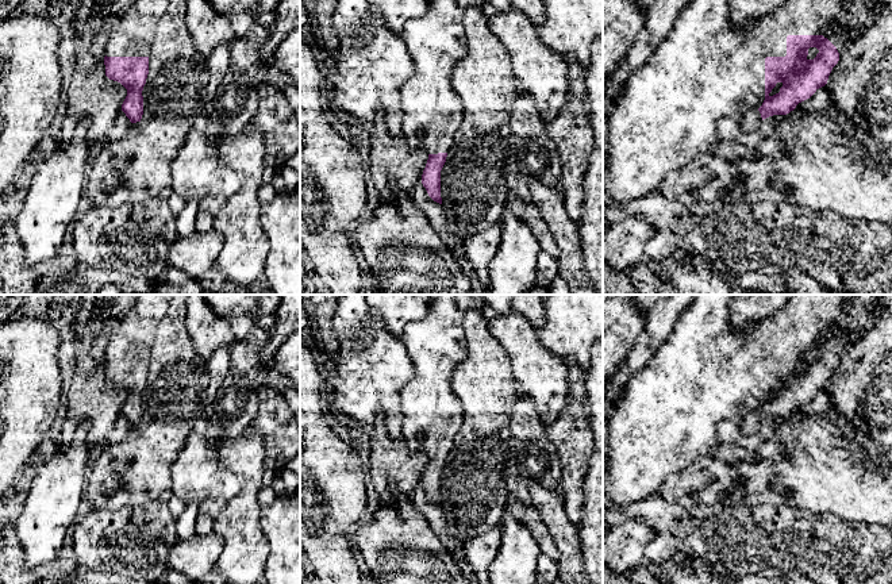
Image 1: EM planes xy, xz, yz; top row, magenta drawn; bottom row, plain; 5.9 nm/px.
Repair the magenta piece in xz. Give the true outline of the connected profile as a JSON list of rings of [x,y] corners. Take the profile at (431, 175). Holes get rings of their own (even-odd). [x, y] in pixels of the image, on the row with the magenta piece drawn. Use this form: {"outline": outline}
{"outline": [[[430,0],[427,12],[408,20],[400,35],[414,61],[414,74],[400,88],[401,132],[411,149],[428,154],[422,184],[428,196],[439,204],[442,204],[441,170],[464,116],[462,101],[450,82],[455,62],[466,55],[468,35],[464,15],[465,11],[455,0]]]}

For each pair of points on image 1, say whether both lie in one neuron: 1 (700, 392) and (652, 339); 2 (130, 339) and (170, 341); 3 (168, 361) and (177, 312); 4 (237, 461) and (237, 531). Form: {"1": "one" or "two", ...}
{"1": "two", "2": "two", "3": "one", "4": "one"}

